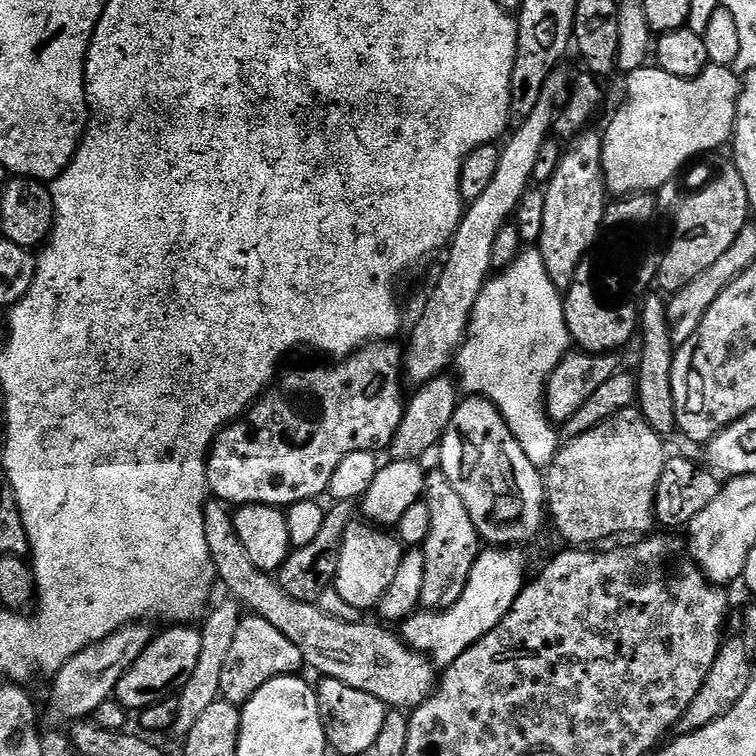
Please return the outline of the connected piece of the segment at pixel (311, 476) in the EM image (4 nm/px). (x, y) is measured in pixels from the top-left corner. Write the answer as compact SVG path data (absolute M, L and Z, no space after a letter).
M373 342L351 356L343 357L339 362L332 362L329 368L300 368L289 376L281 375L278 380L280 388L273 387L264 393L239 420L232 421L226 428L222 428L212 443L212 449L208 452L208 490L217 501L228 506L243 506L246 504L270 504L273 508L287 509L289 504L297 504L303 500L315 500L323 497L330 486L330 478L334 478L334 470L346 458L346 454L355 452L374 452L388 450L392 445L392 439L403 420L406 405L406 393L400 389L402 382L402 348L396 342Z

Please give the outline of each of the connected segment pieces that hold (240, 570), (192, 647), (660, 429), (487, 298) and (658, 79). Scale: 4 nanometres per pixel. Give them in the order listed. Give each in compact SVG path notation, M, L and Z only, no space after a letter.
M209 502L204 505L206 546L210 546L214 576L216 572L217 578L228 587L227 595L231 599L243 605L249 613L266 618L270 626L278 626L278 630L282 630L282 634L286 634L286 638L290 638L290 642L294 642L294 646L302 650L302 658L309 669L312 667L314 671L320 672L321 677L329 676L338 682L346 682L346 686L354 686L354 690L366 690L366 694L374 694L374 698L378 698L392 710L411 710L419 706L427 696L432 695L438 684L438 672L428 657L415 652L397 633L395 636L394 633L387 632L392 630L379 623L376 625L367 622L342 622L327 616L316 604L295 600L288 592L282 590L275 575L260 572L258 566L250 562L250 554L246 554L246 546L242 546L242 538L238 538L232 517L233 513L223 503Z
M168 626L164 633L153 635L142 650L138 662L126 670L118 682L114 698L125 710L149 708L163 700L173 699L190 682L202 654L202 634L196 626Z
M660 294L648 296L638 308L638 336L644 339L644 345L640 348L640 372L636 379L636 404L640 412L654 426L656 433L662 437L671 437L671 432L677 431L676 411L674 410L674 382L672 381L672 358L674 355L674 328L668 319L668 306L665 297Z
M539 250L521 251L516 259L512 261L511 266L497 271L495 275L488 280L486 285L484 285L484 289L481 291L477 304L473 308L472 319L467 329L467 335L467 339L460 345L459 351L456 352L454 357L454 369L456 368L454 376L458 381L459 387L463 389L468 396L483 396L485 400L489 400L502 414L506 426L510 426L514 438L518 438L522 450L526 450L526 458L530 458L530 462L534 462L536 468L541 470L548 469L556 453L559 452L562 447L562 440L552 421L549 420L548 413L544 410L544 387L547 386L550 374L556 369L558 362L570 350L570 337L568 327L566 326L566 314L564 313L564 296L556 289L554 282L550 282L550 274L546 274L546 266L542 262L542 254Z
M710 66L701 76L692 80L674 78L659 70L641 70L627 73L628 97L612 116L608 129L603 129L604 149L600 164L604 167L604 186L613 197L625 198L639 193L655 193L687 160L712 152L733 139L736 124L736 104L742 80L731 67Z

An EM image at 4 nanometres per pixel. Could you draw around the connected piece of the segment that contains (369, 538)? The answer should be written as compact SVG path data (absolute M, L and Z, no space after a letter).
M354 522L344 532L334 586L350 606L375 609L386 590L390 590L390 582L394 582L394 574L398 574L398 566L404 561L405 549L399 539L384 532L387 531L377 530L364 522Z

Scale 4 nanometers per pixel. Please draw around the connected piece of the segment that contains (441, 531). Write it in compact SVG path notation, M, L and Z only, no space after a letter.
M433 470L425 475L423 499L430 506L430 534L422 545L426 558L426 575L422 581L420 602L425 609L441 612L462 598L470 570L480 557L482 541L470 518L470 510L466 510L466 502L462 502L458 490L454 490L450 478L446 478L444 472Z

